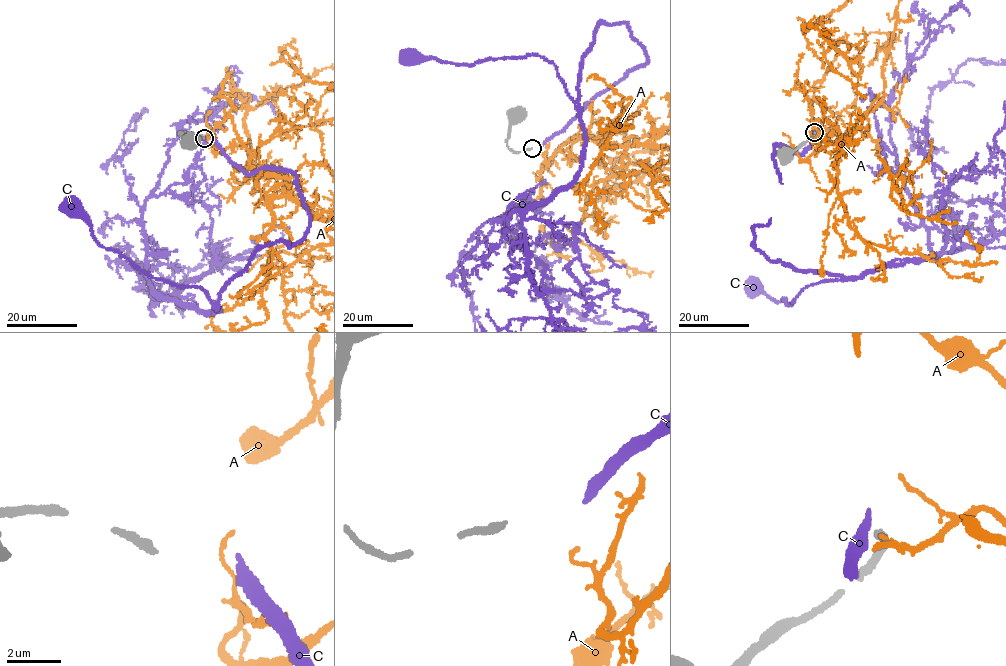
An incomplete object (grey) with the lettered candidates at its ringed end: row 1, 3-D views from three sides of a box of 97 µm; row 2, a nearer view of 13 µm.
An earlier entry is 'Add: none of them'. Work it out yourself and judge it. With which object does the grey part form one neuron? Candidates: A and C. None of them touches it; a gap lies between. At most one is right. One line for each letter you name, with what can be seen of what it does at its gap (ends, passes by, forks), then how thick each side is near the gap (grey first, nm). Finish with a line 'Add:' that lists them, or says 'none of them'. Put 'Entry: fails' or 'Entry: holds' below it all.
Add: none of them
Entry: holds

